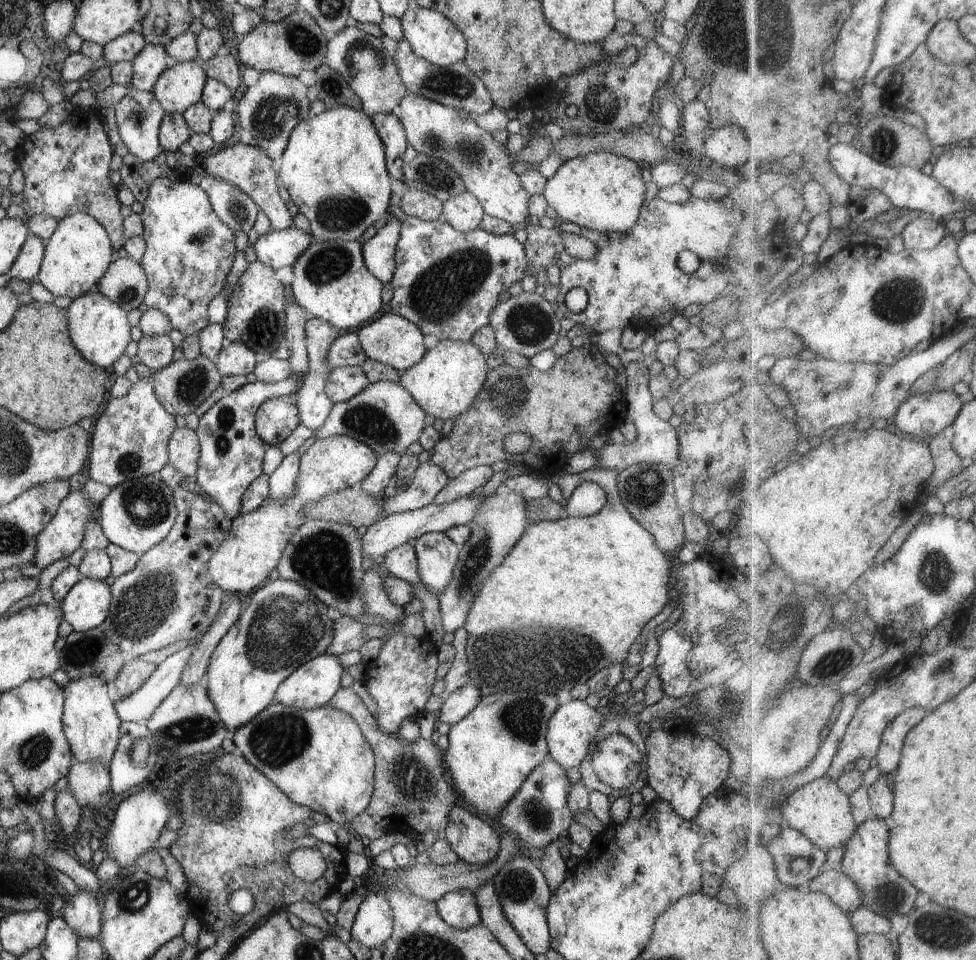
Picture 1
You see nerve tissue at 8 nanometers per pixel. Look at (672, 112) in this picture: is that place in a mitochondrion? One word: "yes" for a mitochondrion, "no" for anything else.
no

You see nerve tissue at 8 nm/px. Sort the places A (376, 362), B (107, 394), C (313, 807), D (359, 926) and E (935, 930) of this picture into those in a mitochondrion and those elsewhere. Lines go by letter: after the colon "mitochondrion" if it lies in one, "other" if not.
A: other
B: other
C: other
D: other
E: mitochondrion

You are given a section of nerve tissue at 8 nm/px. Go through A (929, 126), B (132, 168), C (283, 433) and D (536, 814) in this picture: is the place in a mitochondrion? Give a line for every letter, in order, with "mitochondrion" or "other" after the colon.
A: other
B: other
C: other
D: mitochondrion

